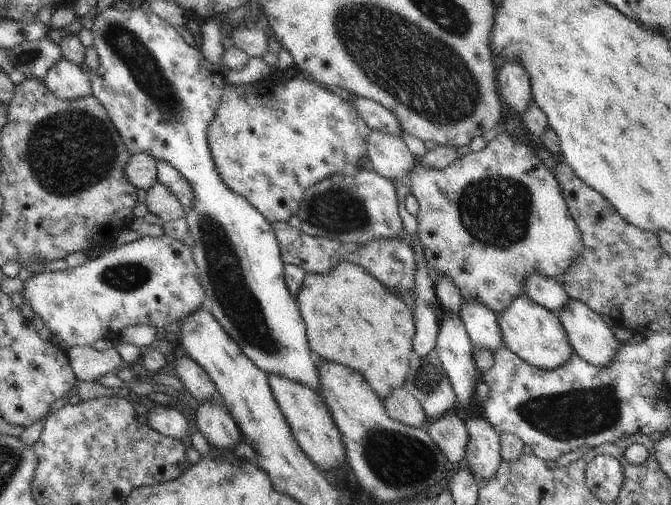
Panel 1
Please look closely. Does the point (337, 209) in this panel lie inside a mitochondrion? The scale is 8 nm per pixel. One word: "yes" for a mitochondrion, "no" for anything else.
yes

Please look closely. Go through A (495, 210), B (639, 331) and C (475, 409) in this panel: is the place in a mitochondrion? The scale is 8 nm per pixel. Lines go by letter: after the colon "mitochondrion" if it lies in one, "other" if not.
A: mitochondrion
B: other
C: other

